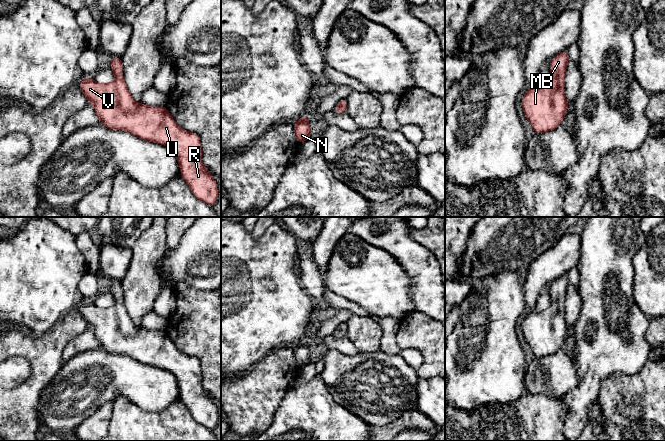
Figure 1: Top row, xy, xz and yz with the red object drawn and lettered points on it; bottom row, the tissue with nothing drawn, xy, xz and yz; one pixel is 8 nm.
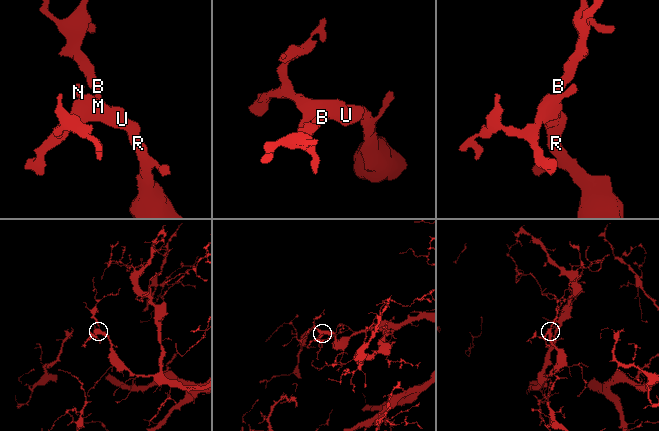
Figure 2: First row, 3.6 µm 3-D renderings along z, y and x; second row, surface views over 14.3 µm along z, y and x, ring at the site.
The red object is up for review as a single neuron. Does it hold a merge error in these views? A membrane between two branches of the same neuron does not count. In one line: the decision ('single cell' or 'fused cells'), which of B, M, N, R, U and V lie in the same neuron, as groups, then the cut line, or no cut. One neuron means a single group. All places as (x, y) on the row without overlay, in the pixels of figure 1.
single cell; groups B M N R U V; cut none

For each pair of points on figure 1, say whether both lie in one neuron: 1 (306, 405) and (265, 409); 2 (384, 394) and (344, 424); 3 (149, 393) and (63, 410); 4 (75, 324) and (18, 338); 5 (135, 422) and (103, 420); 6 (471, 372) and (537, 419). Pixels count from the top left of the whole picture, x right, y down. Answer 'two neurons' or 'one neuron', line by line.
1: two neurons
2: two neurons
3: one neuron
4: one neuron
5: two neurons
6: two neurons

